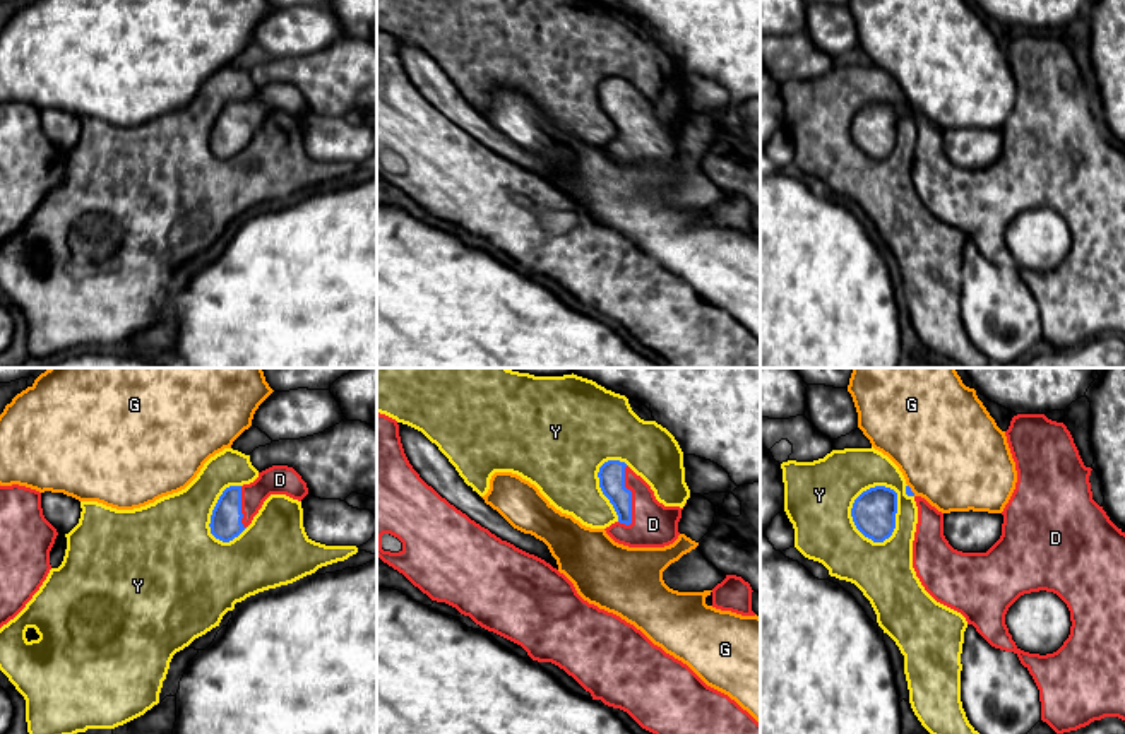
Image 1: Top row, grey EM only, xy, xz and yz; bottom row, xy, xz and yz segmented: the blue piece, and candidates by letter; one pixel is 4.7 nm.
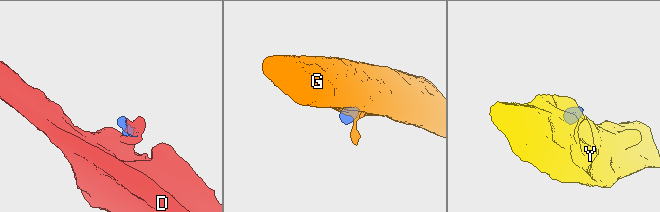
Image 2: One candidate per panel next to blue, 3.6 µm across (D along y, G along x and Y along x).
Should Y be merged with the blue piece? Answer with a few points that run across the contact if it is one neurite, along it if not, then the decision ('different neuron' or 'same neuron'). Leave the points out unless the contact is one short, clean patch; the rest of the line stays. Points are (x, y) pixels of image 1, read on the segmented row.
different neuron

